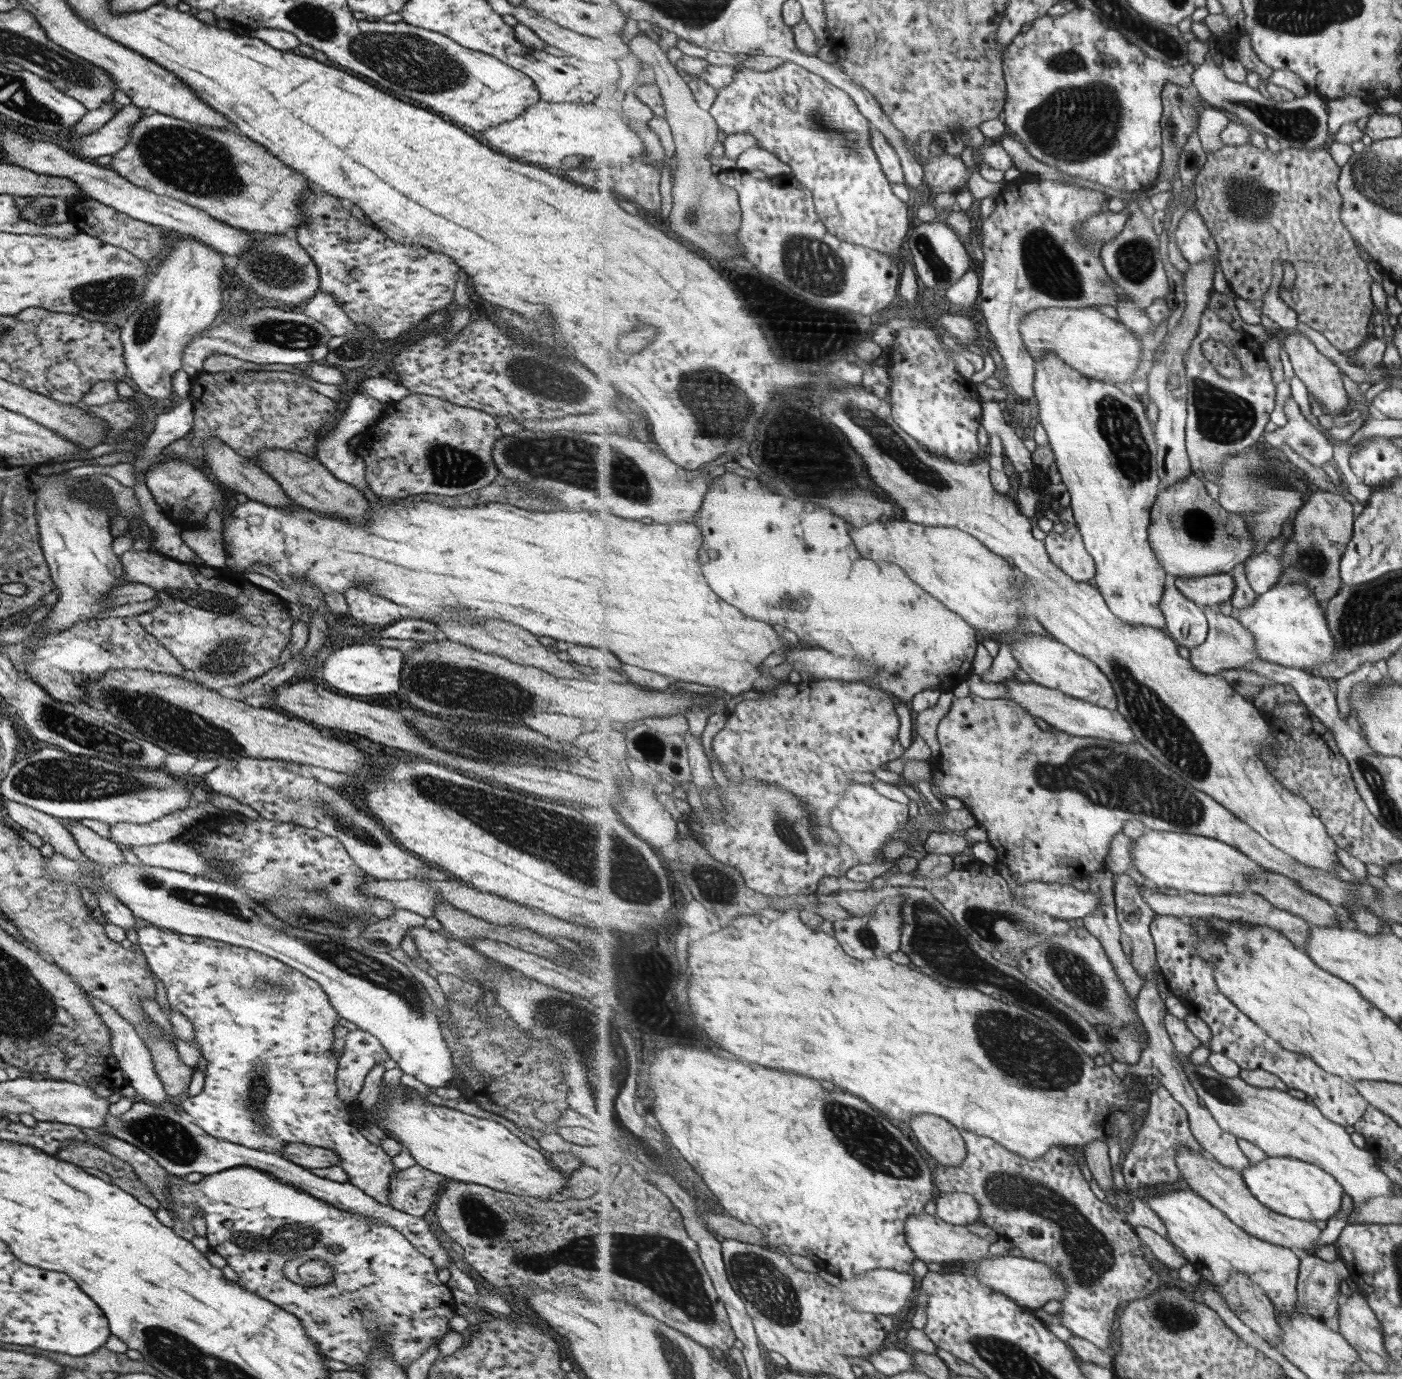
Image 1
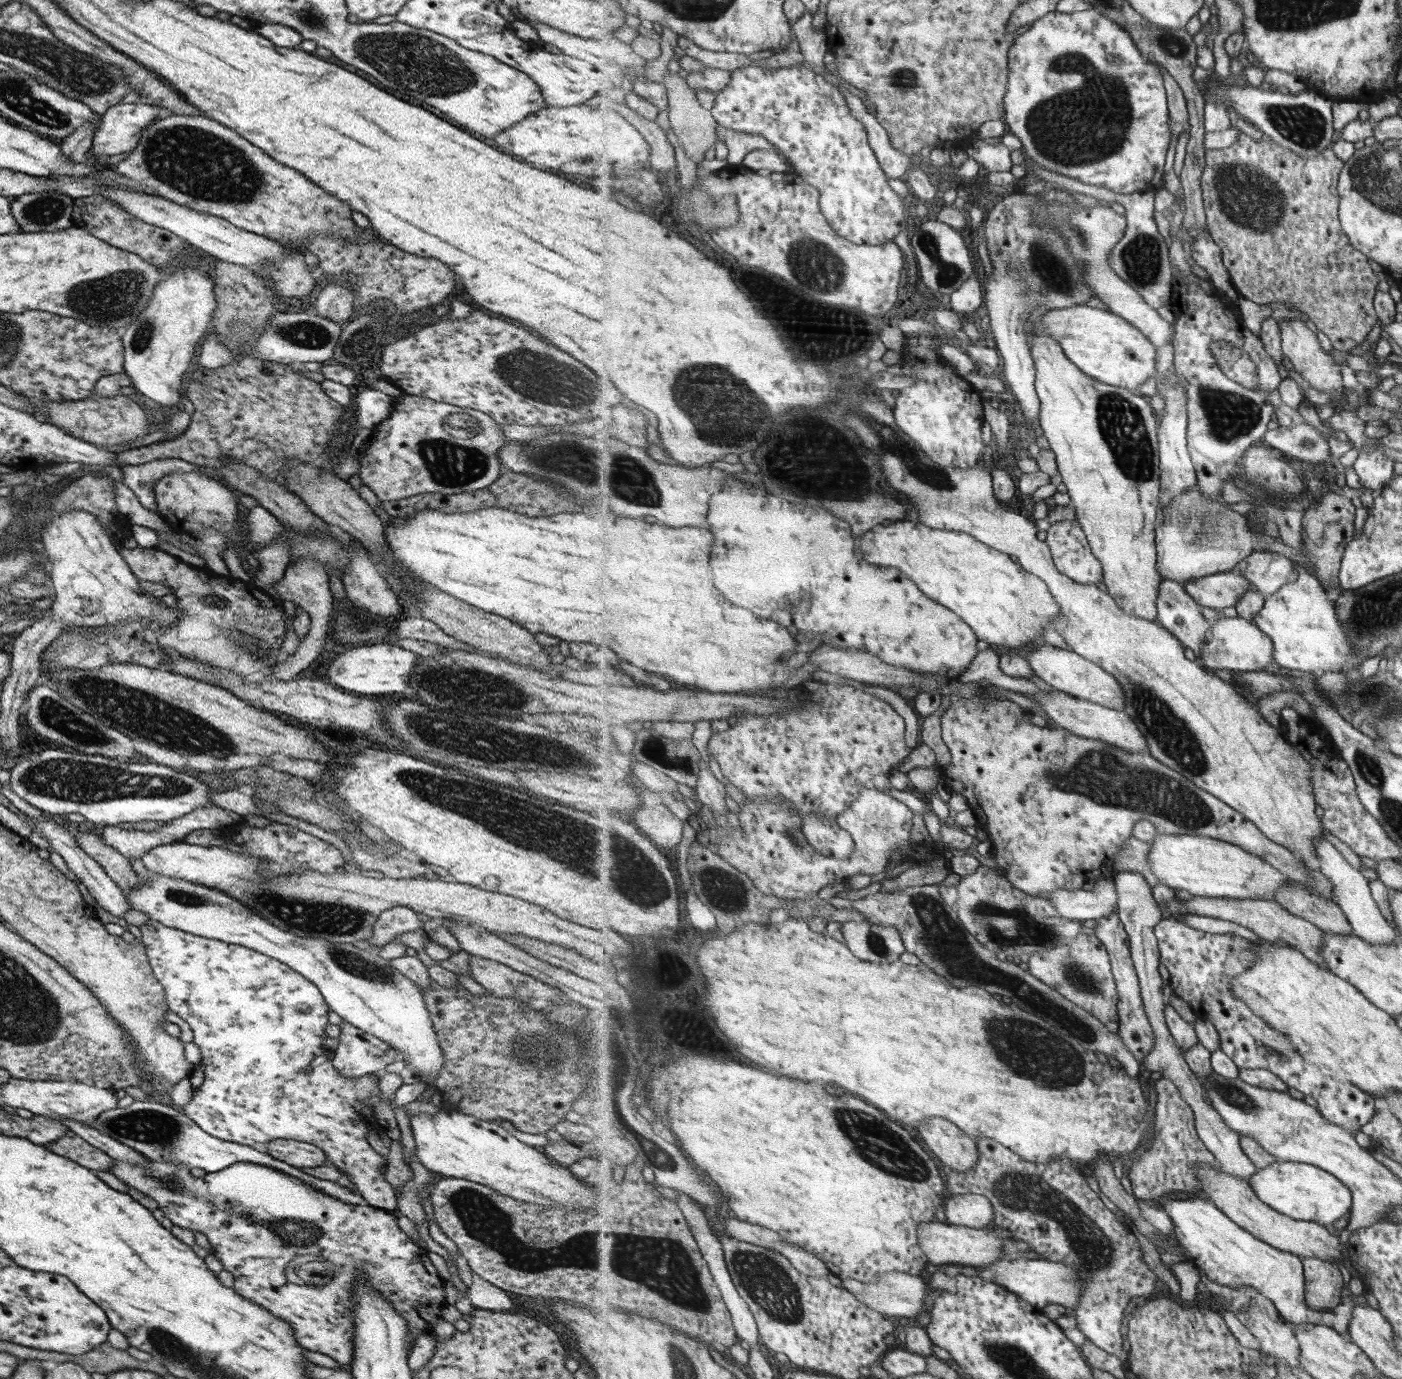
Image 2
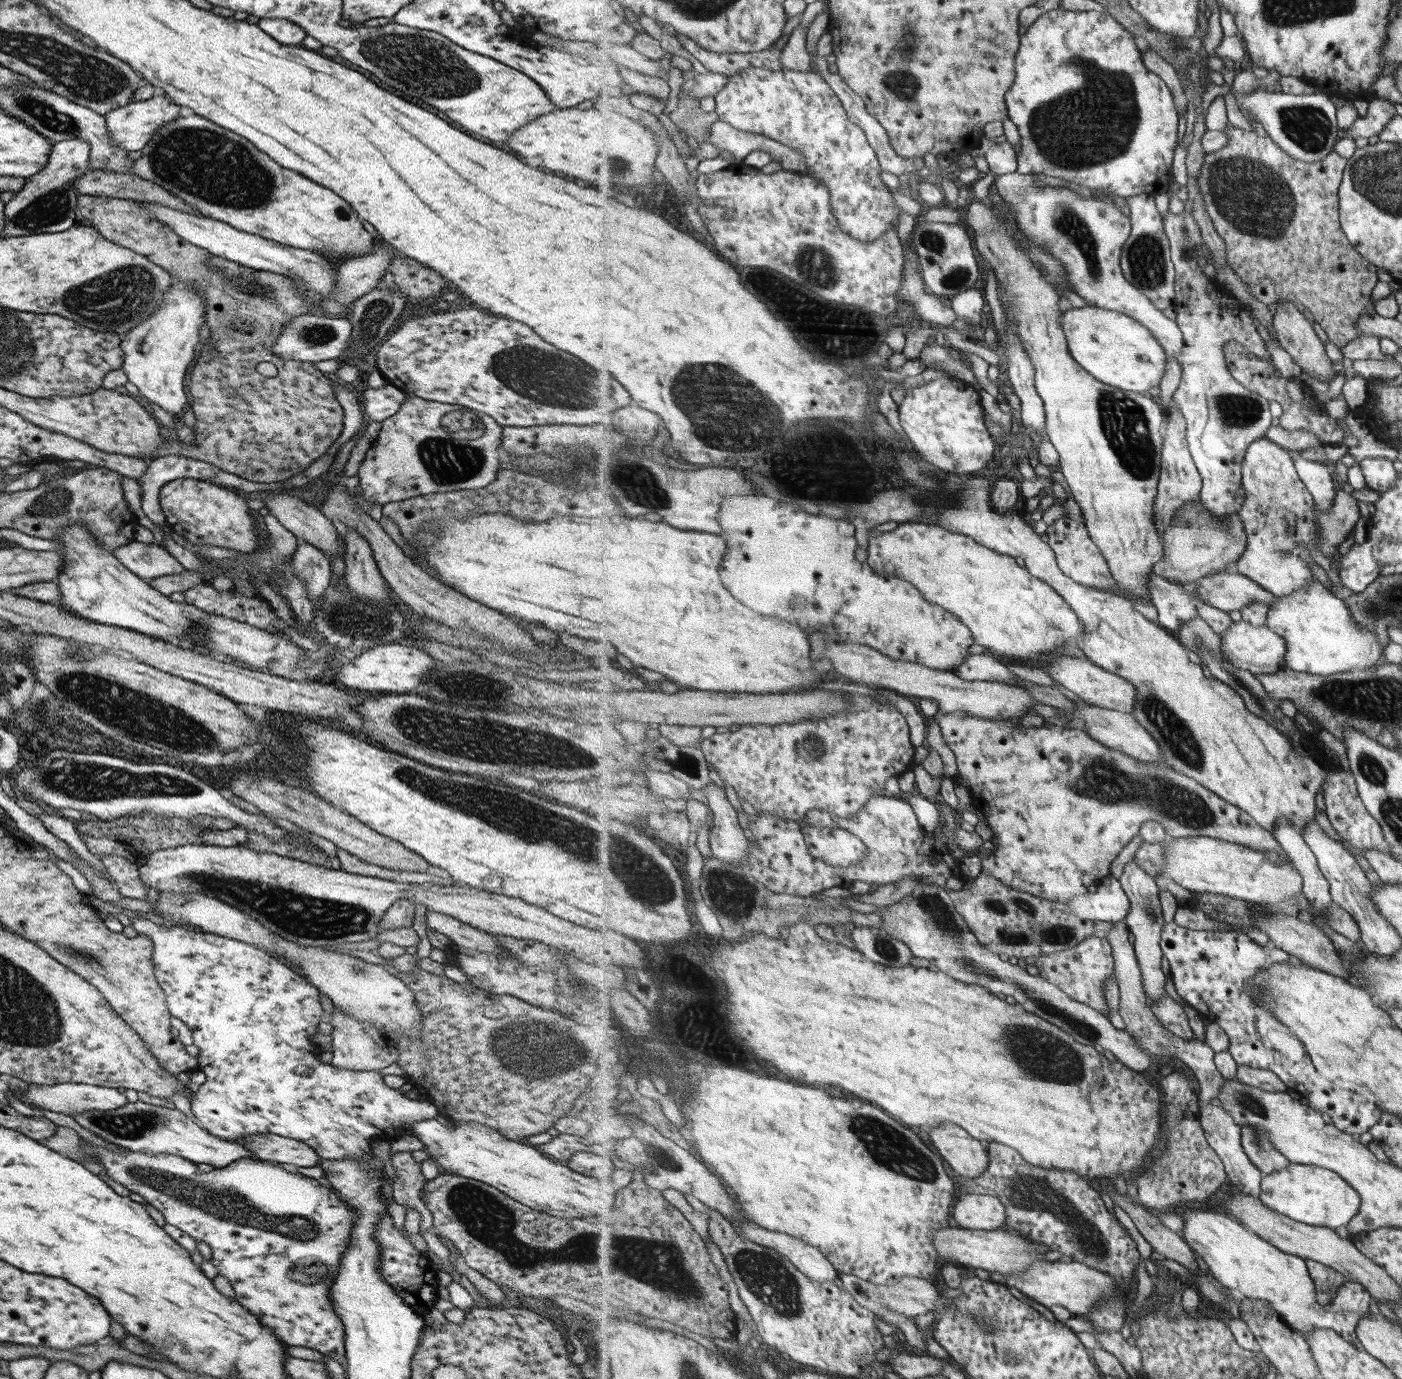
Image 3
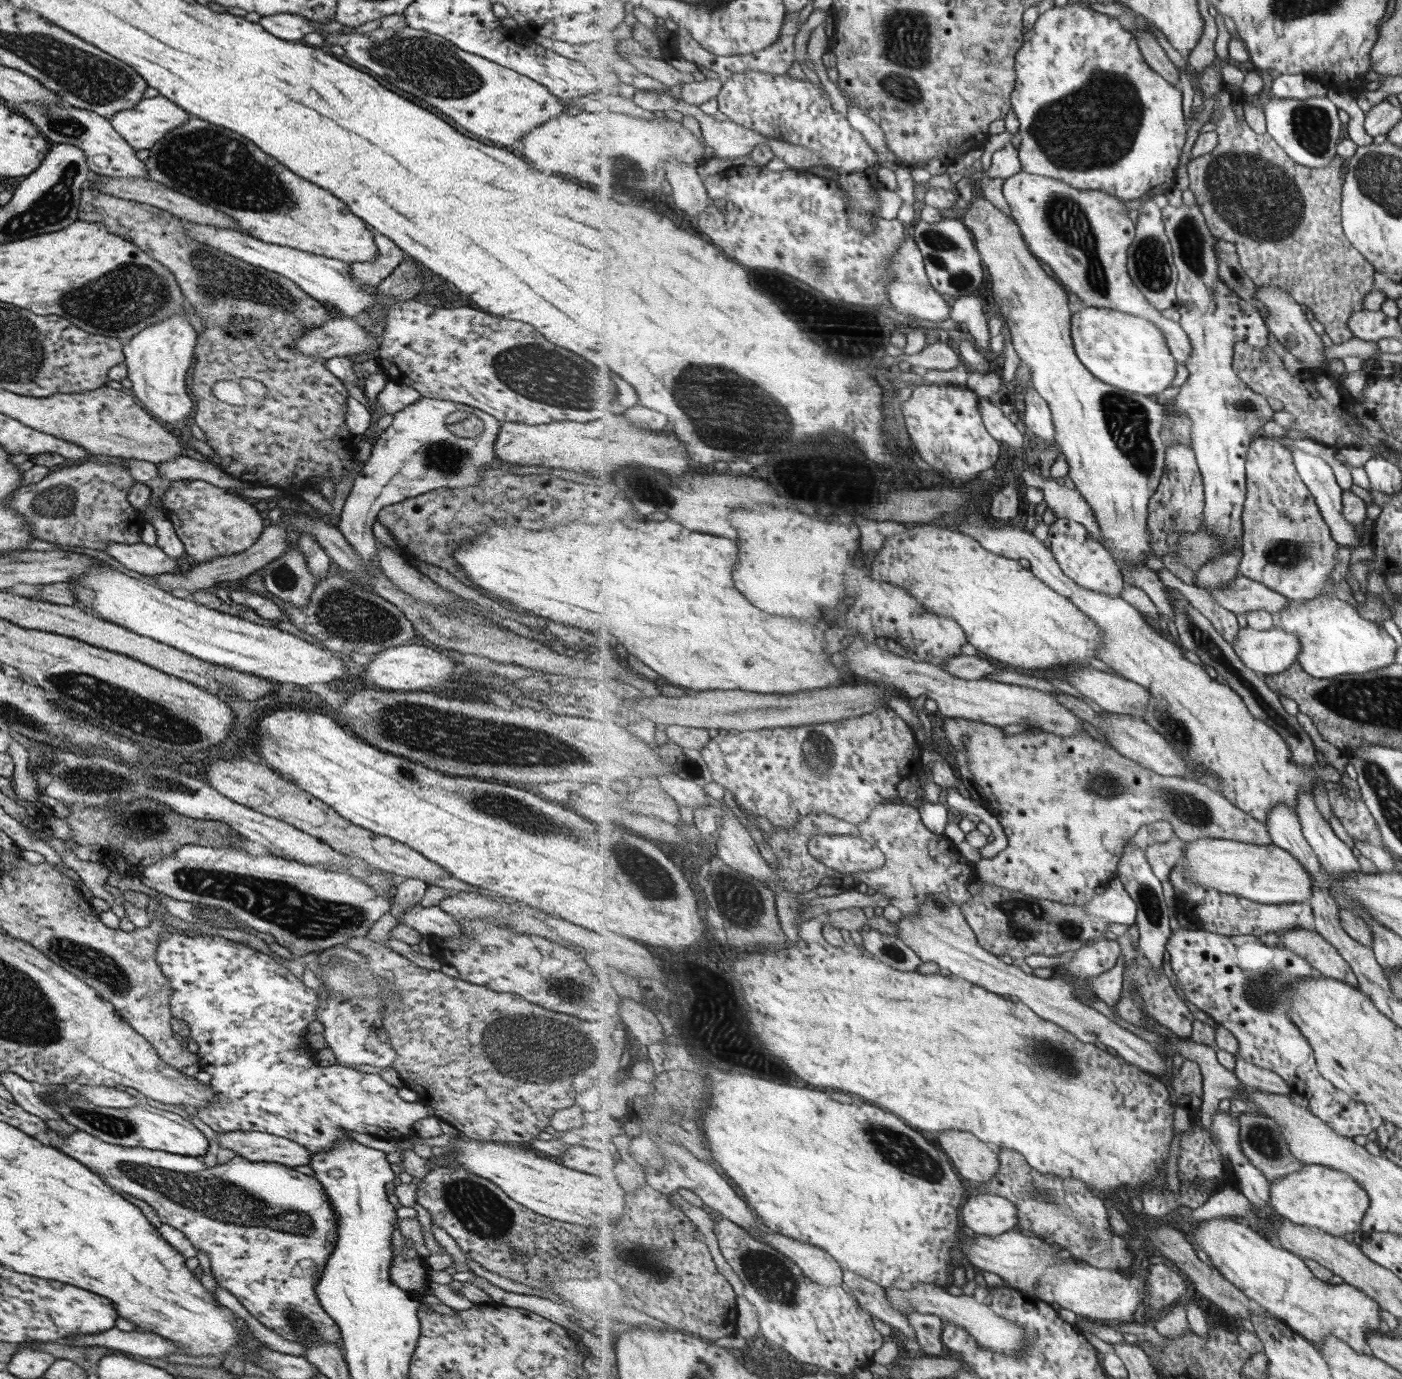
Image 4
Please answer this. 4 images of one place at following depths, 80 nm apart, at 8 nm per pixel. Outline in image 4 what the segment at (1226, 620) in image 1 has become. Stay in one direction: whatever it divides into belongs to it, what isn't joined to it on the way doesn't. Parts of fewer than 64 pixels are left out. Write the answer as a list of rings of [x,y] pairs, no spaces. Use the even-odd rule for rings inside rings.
[[[1246,626],[1239,631],[1233,650],[1245,666],[1267,676],[1291,669],[1298,662],[1303,644],[1299,636],[1287,630],[1259,631]]]

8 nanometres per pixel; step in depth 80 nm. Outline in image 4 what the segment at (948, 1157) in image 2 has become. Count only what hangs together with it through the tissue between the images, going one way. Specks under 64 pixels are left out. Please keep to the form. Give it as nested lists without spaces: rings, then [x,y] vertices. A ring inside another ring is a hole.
[[[944,1130],[937,1138],[960,1175],[978,1183],[990,1182],[1000,1171],[997,1149],[964,1130]]]

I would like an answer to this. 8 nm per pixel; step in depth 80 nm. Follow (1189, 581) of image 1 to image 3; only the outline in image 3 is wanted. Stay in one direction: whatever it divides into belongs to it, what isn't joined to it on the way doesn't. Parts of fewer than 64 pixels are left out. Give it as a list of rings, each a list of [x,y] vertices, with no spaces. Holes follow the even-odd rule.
[[[1236,570],[1223,571],[1203,577],[1195,585],[1199,600],[1224,612],[1243,611],[1249,604],[1259,601],[1269,606],[1275,603],[1276,594],[1265,590],[1258,582]]]

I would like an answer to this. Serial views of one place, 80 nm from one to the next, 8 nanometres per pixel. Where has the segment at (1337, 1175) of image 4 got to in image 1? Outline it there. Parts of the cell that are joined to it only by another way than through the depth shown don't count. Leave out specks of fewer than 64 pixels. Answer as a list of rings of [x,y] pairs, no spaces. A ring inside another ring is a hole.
[[[1269,1157],[1259,1164],[1252,1163],[1242,1173],[1251,1192],[1277,1214],[1298,1220],[1328,1221],[1341,1210],[1344,1186],[1322,1167],[1290,1157]]]

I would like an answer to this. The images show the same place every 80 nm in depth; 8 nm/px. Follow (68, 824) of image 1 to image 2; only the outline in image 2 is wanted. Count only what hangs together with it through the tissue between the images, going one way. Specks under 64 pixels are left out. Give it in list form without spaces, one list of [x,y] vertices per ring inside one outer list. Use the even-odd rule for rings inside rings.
[[[85,832],[77,833],[74,840],[87,856],[97,862],[122,893],[125,893],[125,890],[130,890],[131,887],[137,887],[141,882],[129,865],[128,858],[105,844],[100,839],[99,833],[94,832],[93,835]]]

